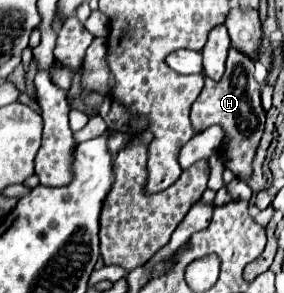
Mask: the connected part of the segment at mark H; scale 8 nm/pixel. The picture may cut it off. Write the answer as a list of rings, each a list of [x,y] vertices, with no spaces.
[[[230,48],[222,82],[212,82],[210,78],[206,78],[206,84],[200,96],[192,104],[190,122],[196,132],[202,132],[212,124],[222,126],[224,134],[230,136],[230,144],[222,152],[224,164],[238,178],[246,180],[250,176],[252,160],[264,132],[264,120],[266,120],[266,114],[260,104],[260,84],[254,80],[254,62],[250,58],[244,58],[244,54],[240,54],[238,50]]]

